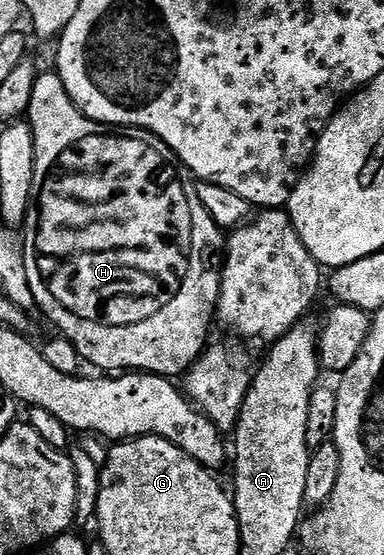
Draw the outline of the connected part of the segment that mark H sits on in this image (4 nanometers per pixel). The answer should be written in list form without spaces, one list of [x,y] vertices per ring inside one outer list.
[[[56,74],[39,75],[32,89],[32,101],[28,112],[30,128],[36,141],[36,173],[34,174],[34,199],[26,214],[22,251],[28,285],[32,289],[34,306],[43,311],[65,339],[75,347],[79,356],[86,359],[102,373],[149,373],[163,377],[185,376],[208,346],[206,338],[210,326],[216,323],[218,298],[222,292],[222,264],[224,251],[223,228],[208,217],[208,209],[200,205],[195,180],[178,162],[178,155],[166,146],[165,141],[143,127],[112,127],[90,119],[72,101],[64,89],[64,81]]]

